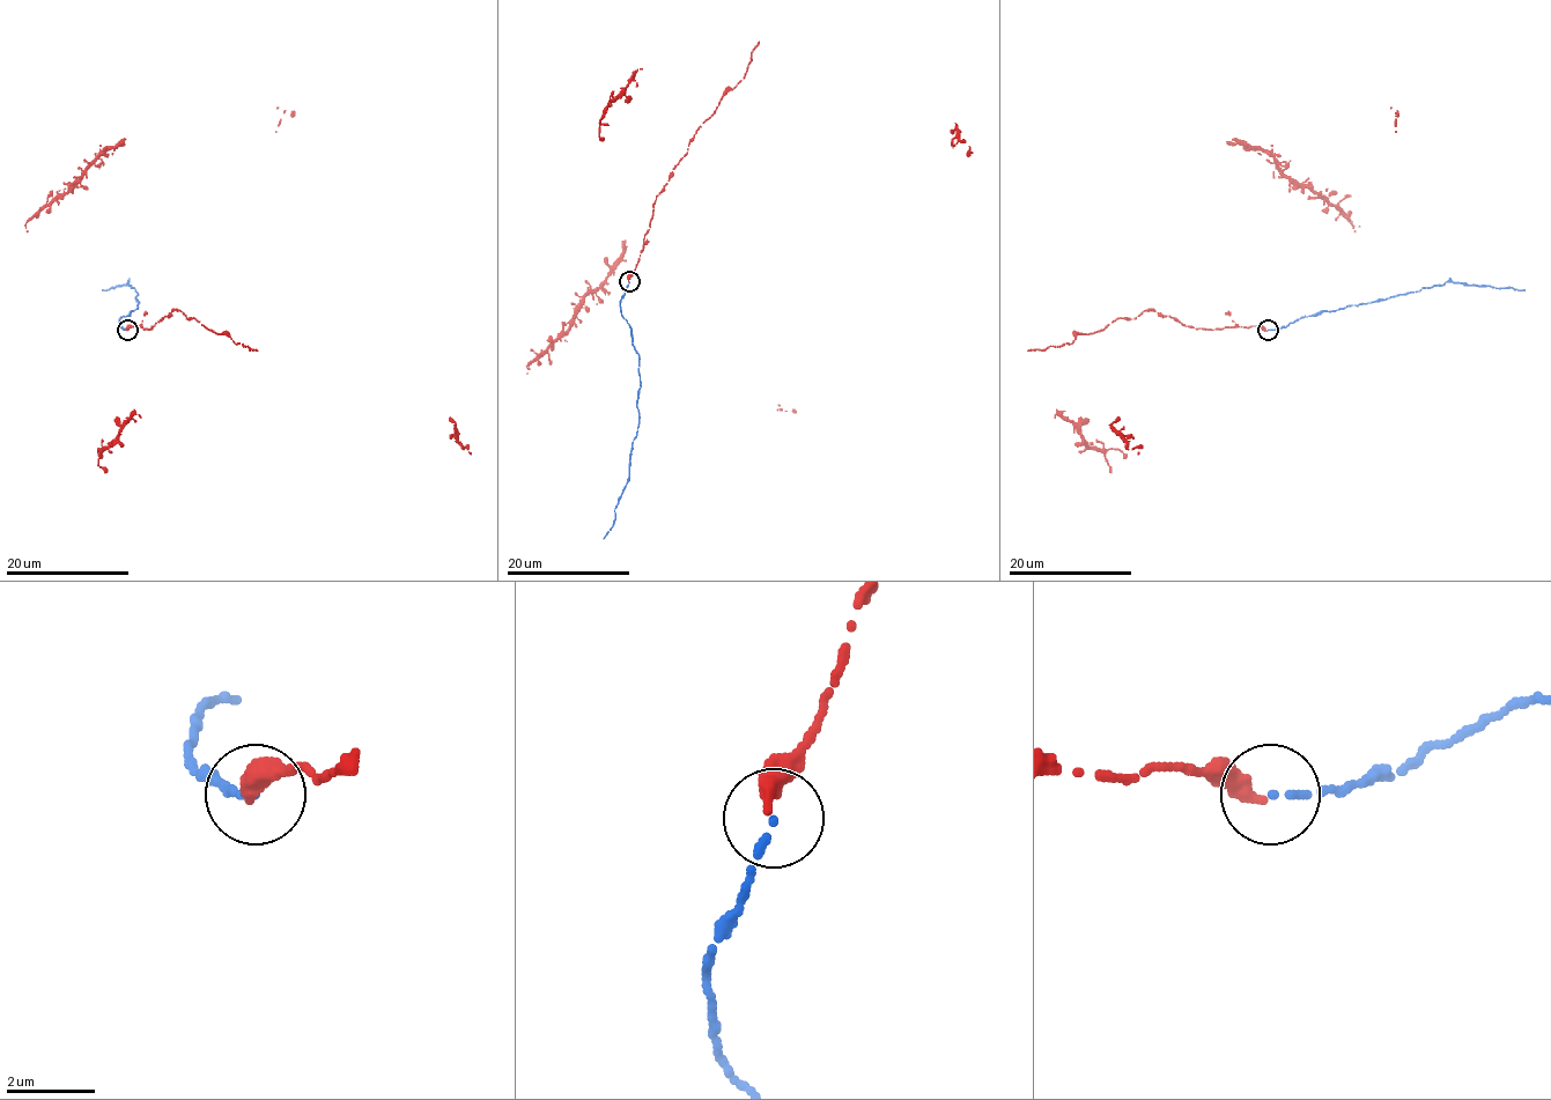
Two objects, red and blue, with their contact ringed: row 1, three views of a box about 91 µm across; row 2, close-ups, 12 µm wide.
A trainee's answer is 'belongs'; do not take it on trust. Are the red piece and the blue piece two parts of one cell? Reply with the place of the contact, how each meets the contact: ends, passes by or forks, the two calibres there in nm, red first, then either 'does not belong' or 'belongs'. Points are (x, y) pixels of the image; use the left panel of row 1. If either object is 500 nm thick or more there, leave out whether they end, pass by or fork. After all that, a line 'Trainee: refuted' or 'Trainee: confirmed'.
at (127, 330); red ends there; blue ends there; 320 nm thick on the red side, 130 nm on the other; belongs
Trainee: confirmed

